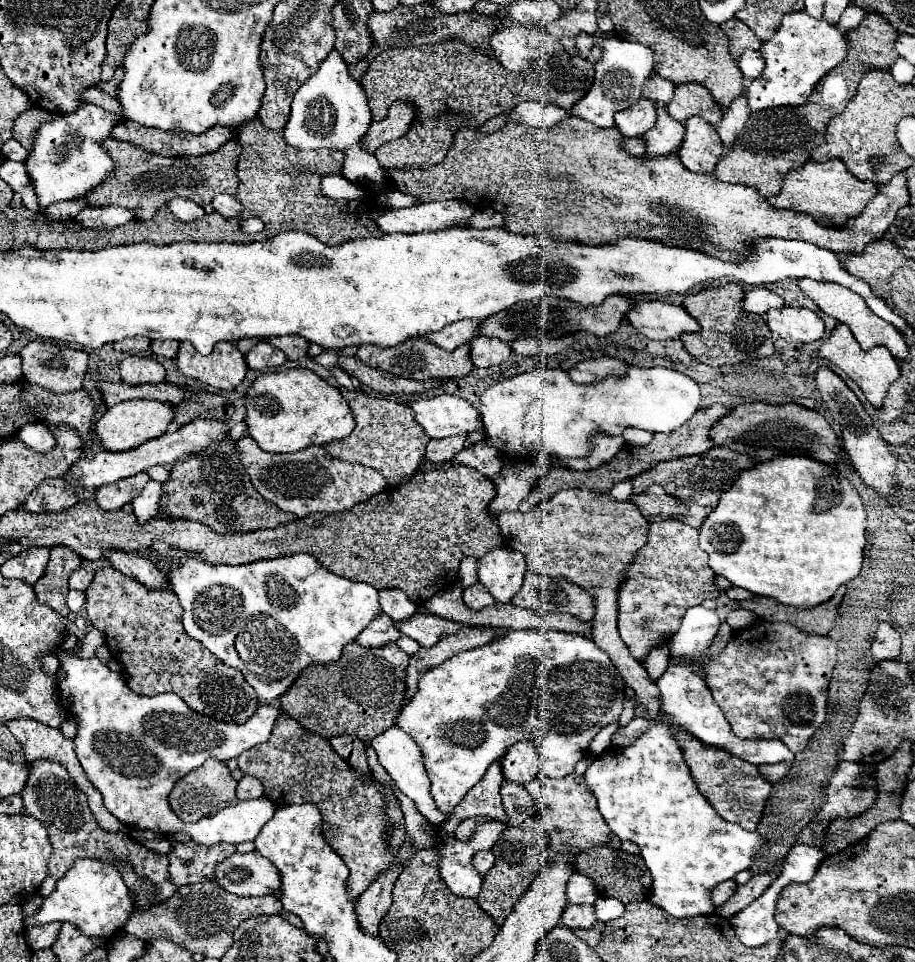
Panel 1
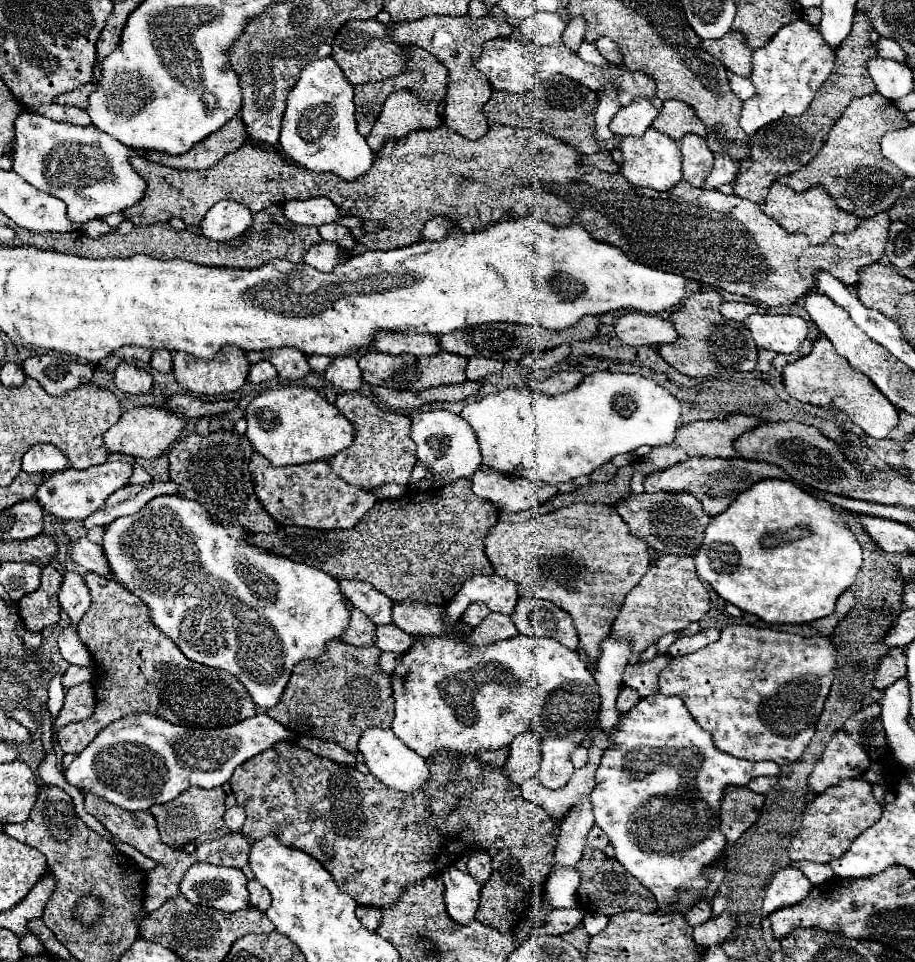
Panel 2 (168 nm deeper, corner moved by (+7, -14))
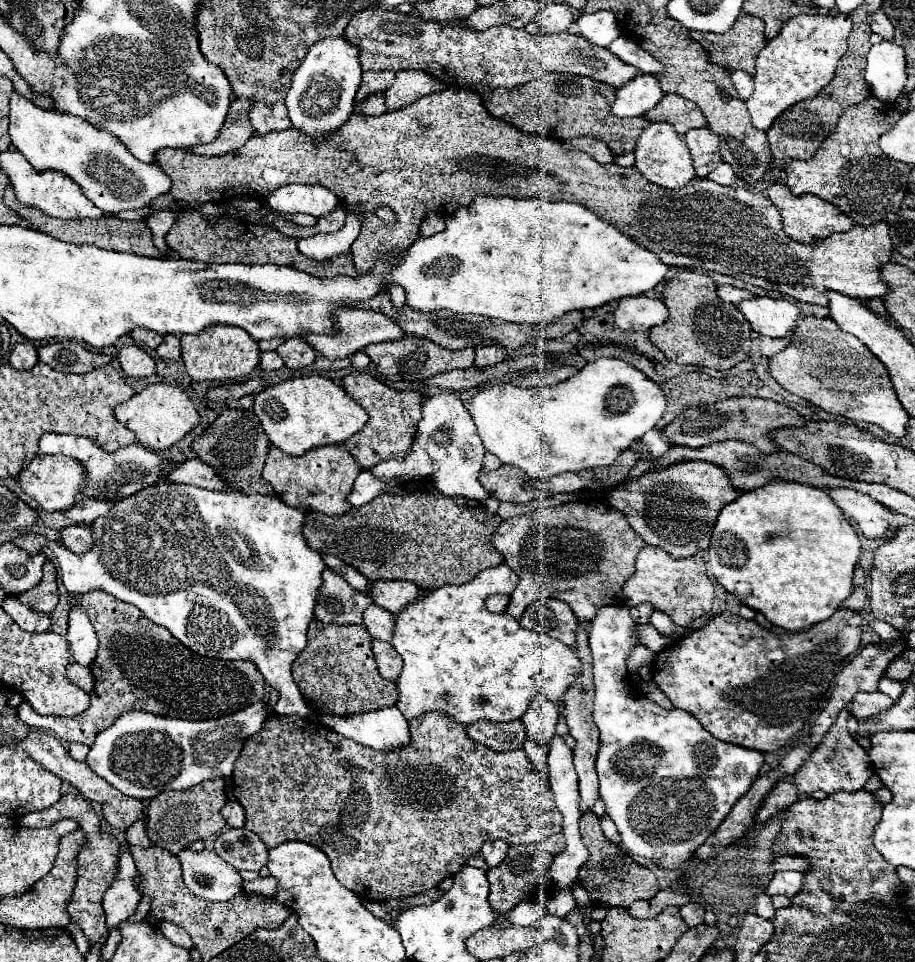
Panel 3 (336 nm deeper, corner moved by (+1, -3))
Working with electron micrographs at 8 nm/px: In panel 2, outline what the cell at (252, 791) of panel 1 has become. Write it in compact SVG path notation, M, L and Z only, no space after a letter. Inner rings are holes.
M231 807L231 809L225 811L223 821L225 821L225 825L231 833L239 833L243 823L245 823L245 811L241 807Z

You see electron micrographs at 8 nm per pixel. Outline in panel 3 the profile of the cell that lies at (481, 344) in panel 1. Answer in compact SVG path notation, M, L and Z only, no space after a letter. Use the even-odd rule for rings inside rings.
M483 346L483 348L477 348L475 352L477 352L477 358L475 358L477 368L493 366L493 364L505 360L505 356L507 356L507 350L501 346Z

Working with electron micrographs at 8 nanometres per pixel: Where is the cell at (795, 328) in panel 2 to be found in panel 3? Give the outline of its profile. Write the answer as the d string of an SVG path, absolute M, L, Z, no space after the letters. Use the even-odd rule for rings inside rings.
M753 298L743 300L739 304L739 310L749 320L753 332L769 338L785 338L801 318L801 310L797 304L785 300L785 298Z

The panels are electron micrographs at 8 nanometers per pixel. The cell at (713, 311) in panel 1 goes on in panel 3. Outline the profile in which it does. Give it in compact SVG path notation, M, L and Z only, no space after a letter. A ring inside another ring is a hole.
M683 270L673 276L663 290L663 302L669 308L669 320L661 326L653 326L649 338L671 362L727 370L751 356L749 322L737 306L717 296L717 284L707 274Z

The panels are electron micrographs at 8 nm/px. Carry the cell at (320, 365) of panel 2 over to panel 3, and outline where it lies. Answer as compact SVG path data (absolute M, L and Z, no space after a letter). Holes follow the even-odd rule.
M341 310L335 314L337 320L337 328L331 336L319 336L319 334L309 334L305 340L317 350L321 352L325 358L335 360L335 358L347 358L353 352L363 350L367 344L373 342L387 342L387 340L403 340L407 336L407 332L389 316L385 316L383 312L375 312L375 310Z

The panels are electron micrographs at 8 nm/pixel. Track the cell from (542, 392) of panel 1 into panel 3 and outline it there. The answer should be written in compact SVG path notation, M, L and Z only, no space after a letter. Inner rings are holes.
M599 358L599 360L587 364L583 370L579 370L575 376L571 376L571 378L567 378L567 380L555 384L555 386L547 386L547 388L519 388L519 386L513 386L513 384L497 384L497 386L479 390L469 400L469 414L475 420L475 426L477 426L477 432L479 432L479 438L483 442L485 450L489 450L491 454L495 454L503 464L511 464L511 466L521 468L529 478L541 478L541 480L547 480L547 478L563 474L563 472L581 472L581 470L587 470L587 468L613 464L615 458L623 450L627 450L633 440L641 438L647 430L651 430L651 428L657 426L657 422L665 414L665 410L667 410L667 396L665 396L665 392L651 378L647 378L641 370L633 368L631 364L627 364L623 360L615 360L615 358Z

